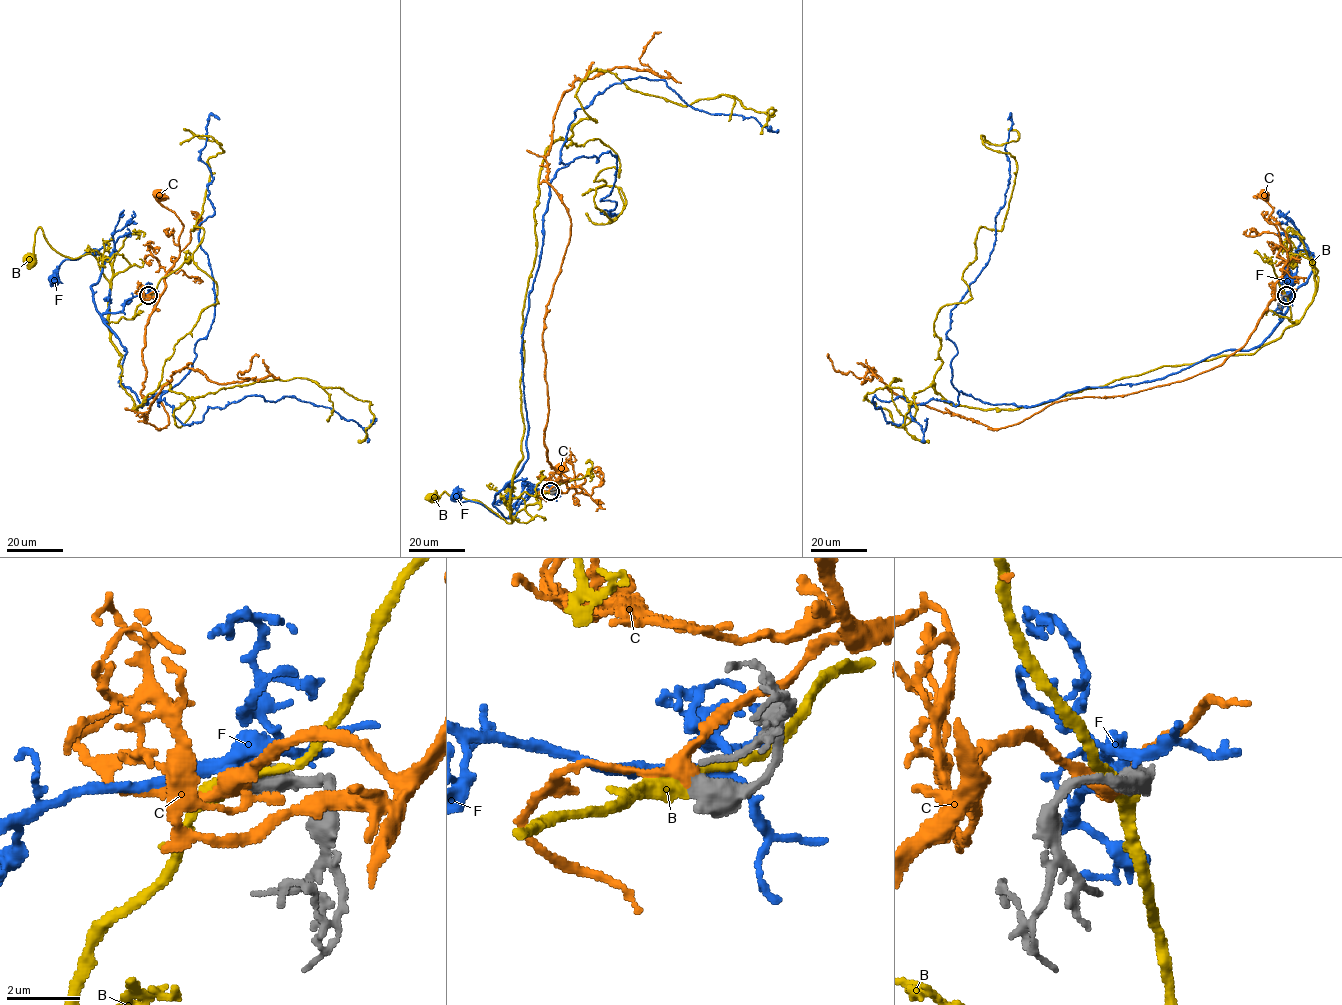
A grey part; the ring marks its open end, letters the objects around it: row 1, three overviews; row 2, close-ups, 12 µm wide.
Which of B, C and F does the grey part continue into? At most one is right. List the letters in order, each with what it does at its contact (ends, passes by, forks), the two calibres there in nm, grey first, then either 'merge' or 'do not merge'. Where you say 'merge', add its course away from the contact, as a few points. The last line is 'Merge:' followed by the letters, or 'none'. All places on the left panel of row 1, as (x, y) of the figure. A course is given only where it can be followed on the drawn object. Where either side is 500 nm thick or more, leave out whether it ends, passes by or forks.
B: calibres 650 and 440 nm; do not merge
C: calibres 600 and 360 nm; merge; course (148, 295), (152, 292), (159, 295), (164, 289), (164, 276), (180, 253), (183, 226), (159, 202), (158, 193)
F: calibres 700 and 400 nm; do not merge
Merge: C

